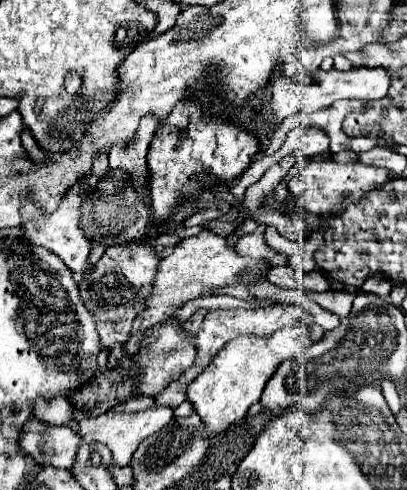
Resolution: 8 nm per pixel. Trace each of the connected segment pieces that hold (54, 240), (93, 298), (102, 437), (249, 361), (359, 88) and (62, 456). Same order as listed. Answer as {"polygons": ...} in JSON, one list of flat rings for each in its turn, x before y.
{"polygons":[[[82,181,76,183,70,191,66,191,60,207,52,215,42,215,32,203,22,205,22,217,24,217,22,229,24,229,24,235,30,239,30,243,34,243,38,247,46,247,54,255,58,255,76,277,84,275,86,269,90,267,88,259,90,259,90,251,94,245,94,241,90,237,86,237,80,227,80,209,82,209,82,197,80,197,82,189,80,187,82,187]],[[142,237,136,241,112,245,104,251,94,271,78,283,80,297,86,309,94,315,96,331,102,339,102,347,110,349,116,343,126,343,132,337,132,323,146,309,146,299,150,297,152,279,158,273,158,257,154,249,154,237]],[[154,405,146,411,138,411,138,413,124,413,124,411,108,411,102,415,92,415,81,410,74,412,76,421,80,423,82,429,82,437,86,443,92,441,100,441,102,445,106,445,112,455,114,455,114,463,118,467,126,467,130,465,130,459,134,455,134,451,138,449,138,445,152,433,156,433,160,427,164,427,166,423,174,421,174,409,172,407,162,407,162,405]],[[302,325,278,329,266,337,260,335,244,335,230,341,212,361,210,365,188,385,188,401,194,405,196,413,206,423,206,433,218,435,230,423,240,421,250,405,260,401,262,389,280,363,290,361,296,357,298,345,310,347,314,341,306,335]],[[374,67,374,69,350,69,346,73,340,73,336,69,332,71,322,71,318,69,312,75,300,73,294,77,294,83,284,77,274,79,272,83,272,113,276,117,276,123,280,123,284,117,294,115,294,113,314,113,318,109,330,107,336,99,360,99,360,101,374,101,386,97,390,87,390,77,384,67]],[[36,417,22,427,20,447,36,463,70,469,76,457,80,437,64,425,50,425]]]}

